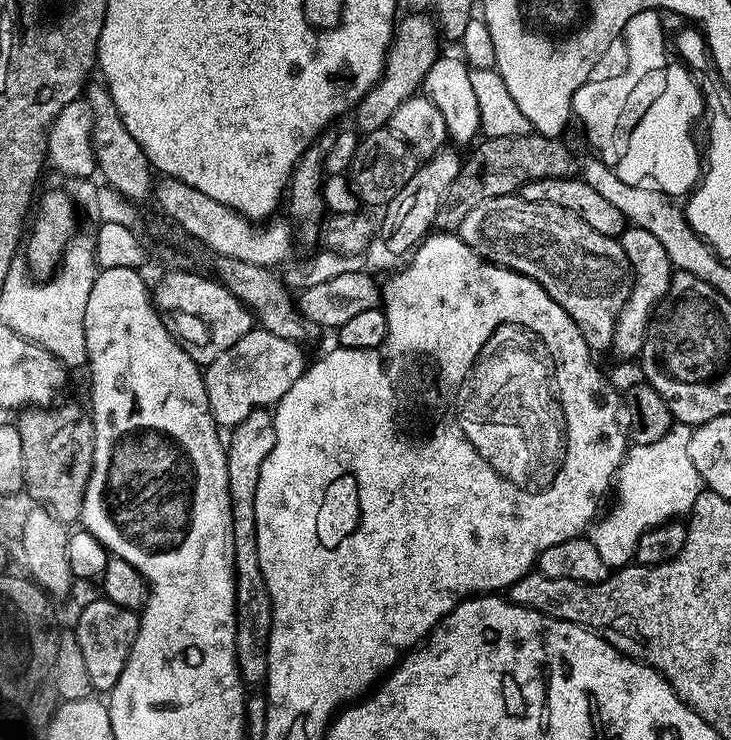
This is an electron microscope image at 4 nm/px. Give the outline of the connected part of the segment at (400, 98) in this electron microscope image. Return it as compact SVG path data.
M412 10L407 14L409 16L401 15L395 25L392 44L388 48L388 61L384 64L380 80L355 106L354 124L361 133L387 128L394 110L398 110L398 106L402 106L406 98L421 91L420 83L428 80L430 66L434 66L436 57L441 55L442 33L435 15L424 10Z

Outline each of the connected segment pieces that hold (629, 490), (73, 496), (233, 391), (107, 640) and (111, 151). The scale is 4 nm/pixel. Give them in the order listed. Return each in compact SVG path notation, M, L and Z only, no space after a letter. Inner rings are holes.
M676 422L658 442L632 444L625 451L614 481L616 509L609 516L601 515L590 528L592 545L610 570L633 563L644 532L691 513L698 494L705 487L704 479L694 470L694 462L690 462L691 437L692 428Z
M53 403L51 406L29 406L19 413L20 420L15 421L16 428L22 434L22 454L26 457L24 483L27 491L37 492L43 503L51 508L58 519L65 522L80 520L82 502L92 469L94 458L94 426L87 407L80 404Z
M259 326L253 327L252 331L247 332L230 350L218 354L214 362L210 362L203 369L204 385L206 386L206 398L210 402L212 417L215 418L217 425L234 426L246 418L256 408L268 408L276 406L283 401L285 394L295 389L300 376L305 375L306 360L300 353L301 345L295 340L280 340L278 334L270 334L266 329Z
M101 598L79 609L74 631L82 646L93 689L100 694L111 693L132 653L134 640L140 629L139 615L133 609Z
M89 83L86 99L92 107L92 145L96 151L99 175L104 175L108 186L116 188L132 202L151 197L154 192L154 169L146 158L144 147L136 141L134 134L130 134L130 130L126 130L107 87L103 83Z

